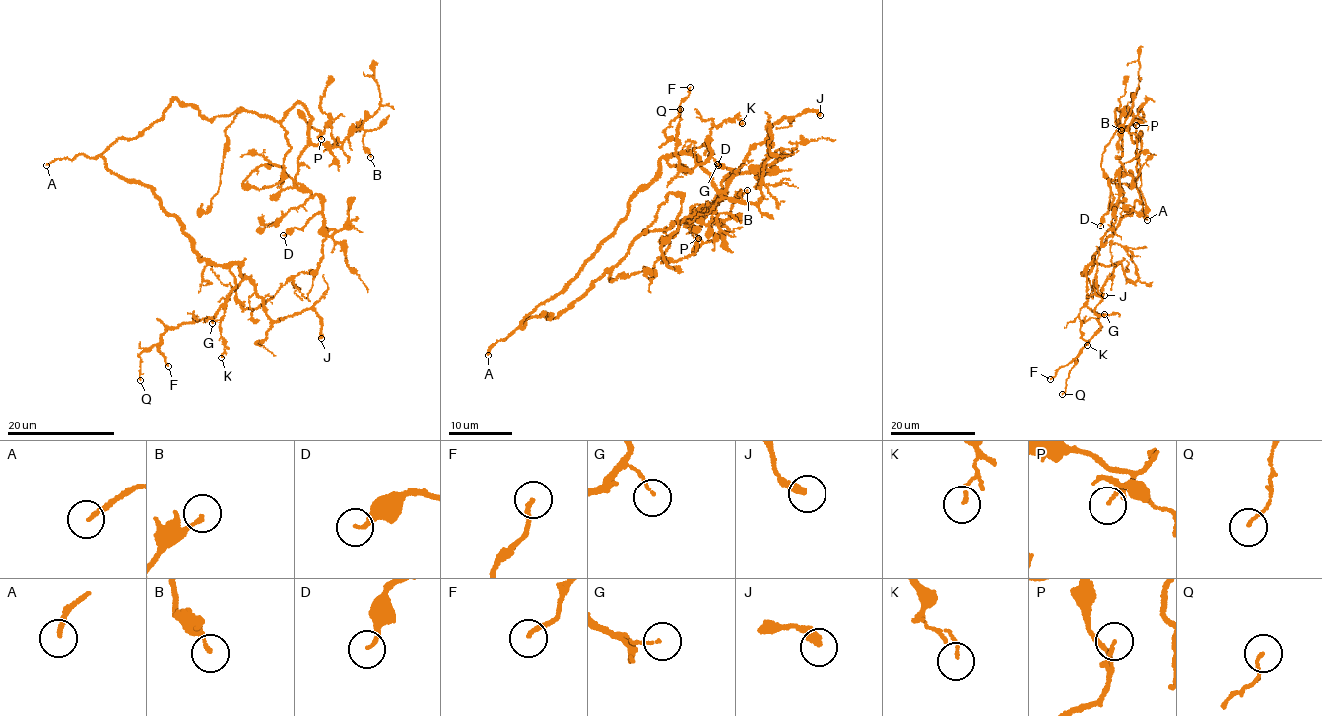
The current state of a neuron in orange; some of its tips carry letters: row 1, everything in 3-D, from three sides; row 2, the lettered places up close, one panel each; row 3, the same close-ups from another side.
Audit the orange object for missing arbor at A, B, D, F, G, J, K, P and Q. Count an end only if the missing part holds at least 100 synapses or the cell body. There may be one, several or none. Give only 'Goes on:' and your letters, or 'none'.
Goes on: A

